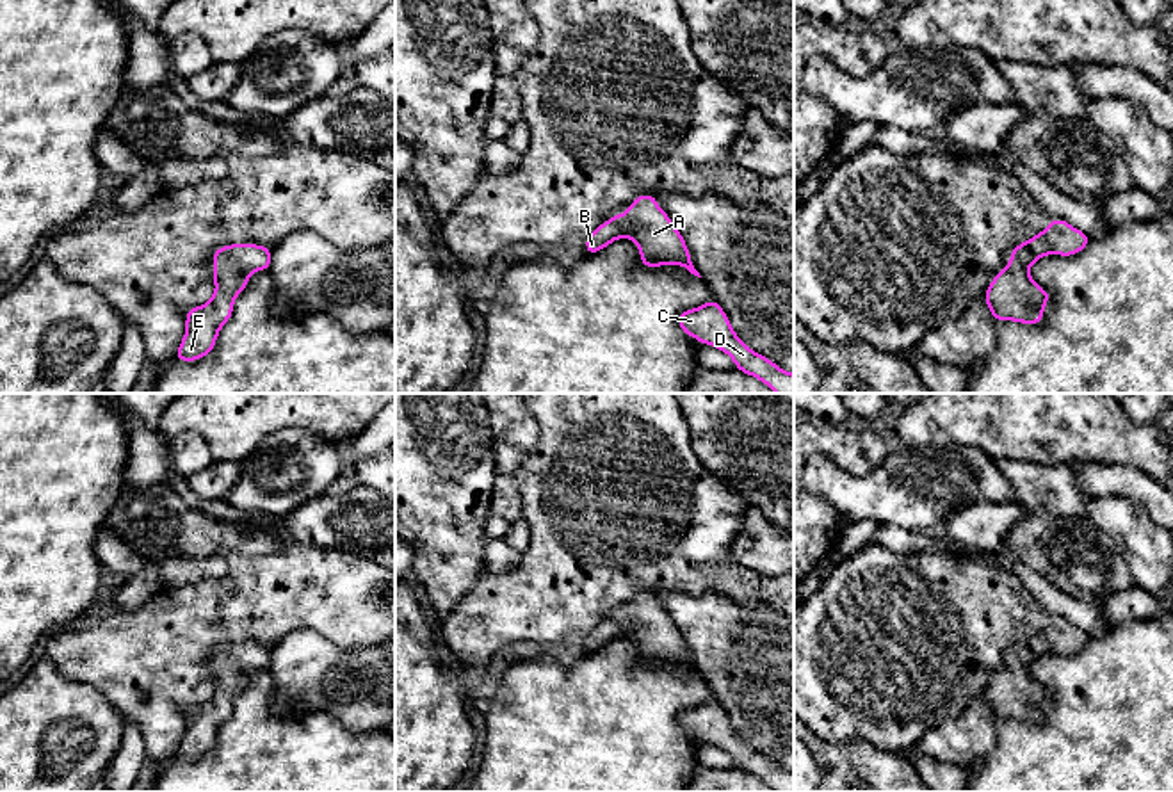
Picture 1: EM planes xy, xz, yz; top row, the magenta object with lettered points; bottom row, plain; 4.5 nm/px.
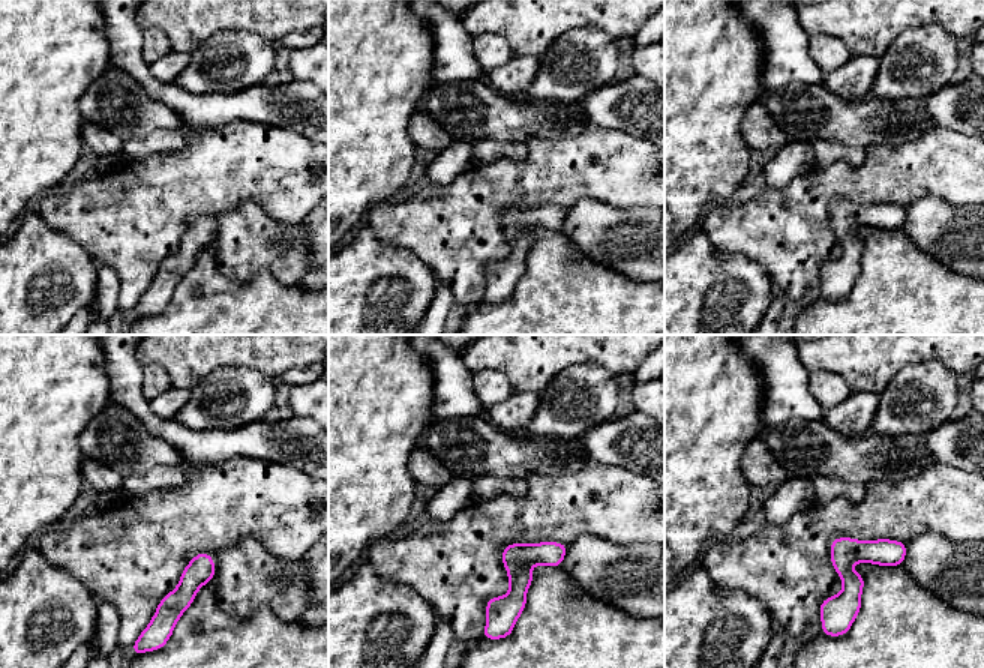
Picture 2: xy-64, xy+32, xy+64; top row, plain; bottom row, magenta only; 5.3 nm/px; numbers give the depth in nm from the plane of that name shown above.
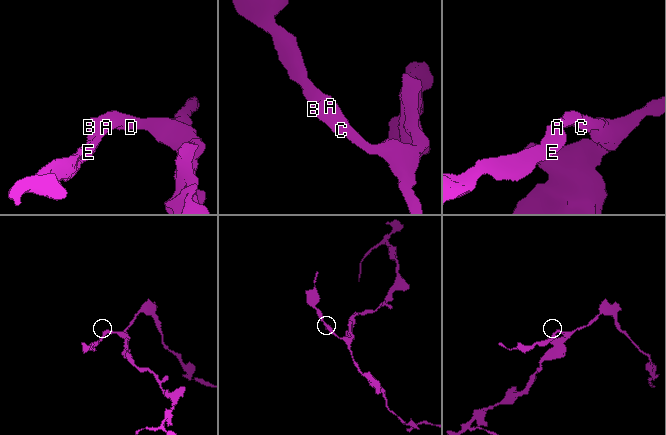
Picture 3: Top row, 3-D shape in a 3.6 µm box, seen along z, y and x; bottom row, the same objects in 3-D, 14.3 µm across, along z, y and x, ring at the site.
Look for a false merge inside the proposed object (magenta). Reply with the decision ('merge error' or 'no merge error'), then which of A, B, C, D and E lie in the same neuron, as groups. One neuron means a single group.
no merge error; groups A B C D E

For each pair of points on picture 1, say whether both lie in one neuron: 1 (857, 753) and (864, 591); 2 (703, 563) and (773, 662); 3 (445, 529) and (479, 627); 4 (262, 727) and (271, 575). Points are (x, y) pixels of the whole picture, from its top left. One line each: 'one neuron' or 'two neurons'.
1: two neurons
2: two neurons
3: two neurons
4: two neurons

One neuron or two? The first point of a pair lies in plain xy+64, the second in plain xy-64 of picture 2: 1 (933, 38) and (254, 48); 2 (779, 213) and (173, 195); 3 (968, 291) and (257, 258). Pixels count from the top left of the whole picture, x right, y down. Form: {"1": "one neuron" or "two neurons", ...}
{"1": "one neuron", "2": "one neuron", "3": "two neurons"}

